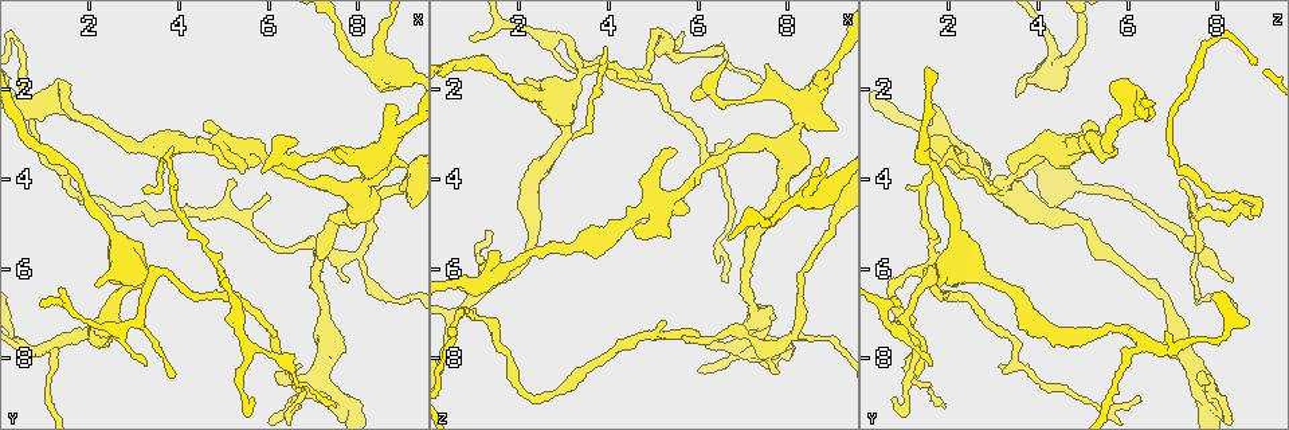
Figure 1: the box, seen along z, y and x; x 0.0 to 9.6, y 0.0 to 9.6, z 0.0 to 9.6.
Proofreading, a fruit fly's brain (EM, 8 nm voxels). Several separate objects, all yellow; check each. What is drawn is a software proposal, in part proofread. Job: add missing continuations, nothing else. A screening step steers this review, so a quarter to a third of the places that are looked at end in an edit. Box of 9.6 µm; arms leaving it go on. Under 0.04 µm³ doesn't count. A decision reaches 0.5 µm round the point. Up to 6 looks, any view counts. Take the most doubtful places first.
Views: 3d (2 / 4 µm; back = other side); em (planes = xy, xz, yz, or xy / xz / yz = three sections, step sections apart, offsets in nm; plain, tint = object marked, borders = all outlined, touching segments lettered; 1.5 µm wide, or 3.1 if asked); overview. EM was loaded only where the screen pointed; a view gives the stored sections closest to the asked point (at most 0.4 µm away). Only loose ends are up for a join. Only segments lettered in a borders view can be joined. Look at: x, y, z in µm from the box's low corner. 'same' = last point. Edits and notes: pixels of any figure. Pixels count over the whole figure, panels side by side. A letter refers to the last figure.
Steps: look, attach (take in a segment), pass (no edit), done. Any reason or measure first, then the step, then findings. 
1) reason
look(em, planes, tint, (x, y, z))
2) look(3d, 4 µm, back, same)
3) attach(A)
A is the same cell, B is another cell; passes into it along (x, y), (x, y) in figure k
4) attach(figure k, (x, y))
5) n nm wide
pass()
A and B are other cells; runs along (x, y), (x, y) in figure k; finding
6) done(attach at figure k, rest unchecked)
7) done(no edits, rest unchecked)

look(3d, 4 µm, (6.70, 8.20, 3.15))

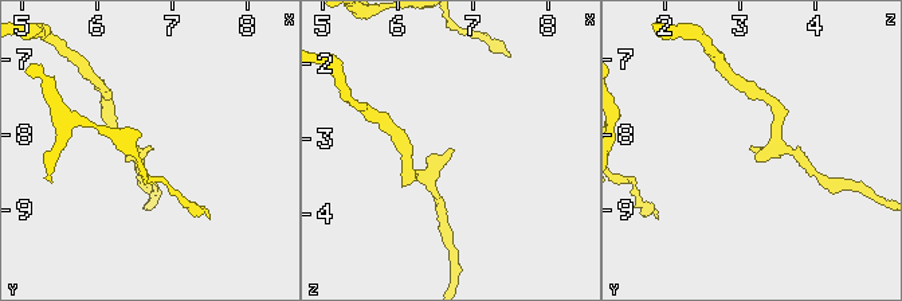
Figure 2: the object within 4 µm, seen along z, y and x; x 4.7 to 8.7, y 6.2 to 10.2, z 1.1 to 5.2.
look(em, xy, step 8, plain, (6.70, 8.20, 3.15))

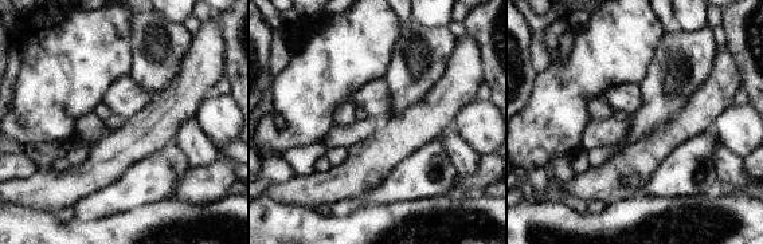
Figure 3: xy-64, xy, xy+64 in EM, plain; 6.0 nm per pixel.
look(em, xy, step 8, borders, same)

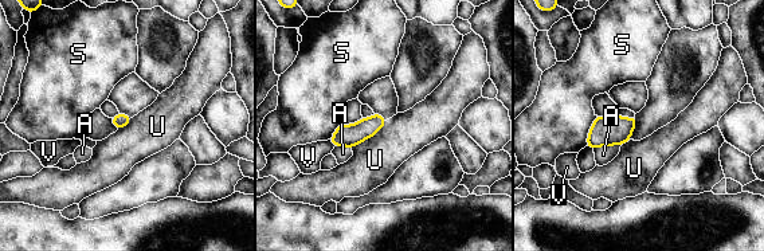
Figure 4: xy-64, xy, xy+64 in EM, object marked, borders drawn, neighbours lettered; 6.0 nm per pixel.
A touches over 320 nm
pass()
A, S, U and V are other cells; border along (387, 120), (372, 136), (351, 148) in figure 4; none of them fits

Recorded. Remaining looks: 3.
free end
look(3d, 4 µm, (5.80, 3.80, 2.20))

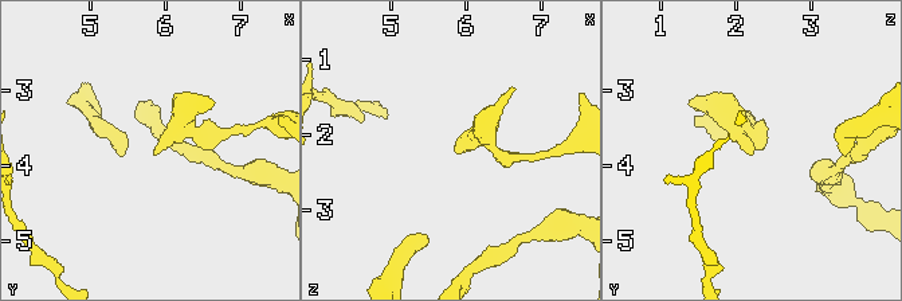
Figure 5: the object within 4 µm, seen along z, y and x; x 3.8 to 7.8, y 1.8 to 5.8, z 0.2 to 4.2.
need the tissue
look(em, yz, step 4, borders, (5.85, 3.85, 2.15))

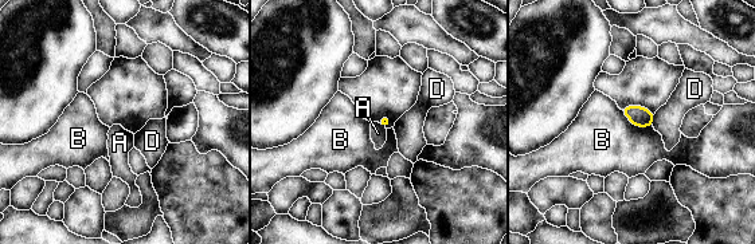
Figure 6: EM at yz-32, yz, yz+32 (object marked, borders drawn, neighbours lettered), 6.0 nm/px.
look(em, xy, step 8, borders, same)

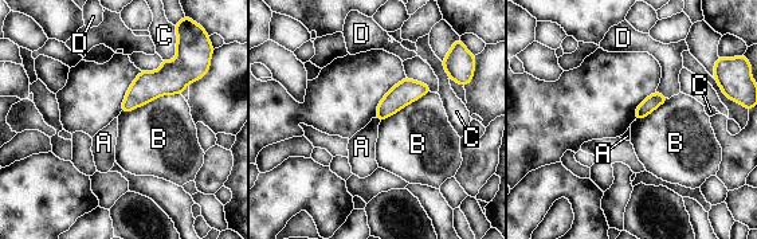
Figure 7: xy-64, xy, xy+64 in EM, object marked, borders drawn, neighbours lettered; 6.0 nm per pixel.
B touches over 380 nm
pass()
A, B, C and D are other cells; none of them fits

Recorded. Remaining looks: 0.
done(no edits, rest unchecked)

